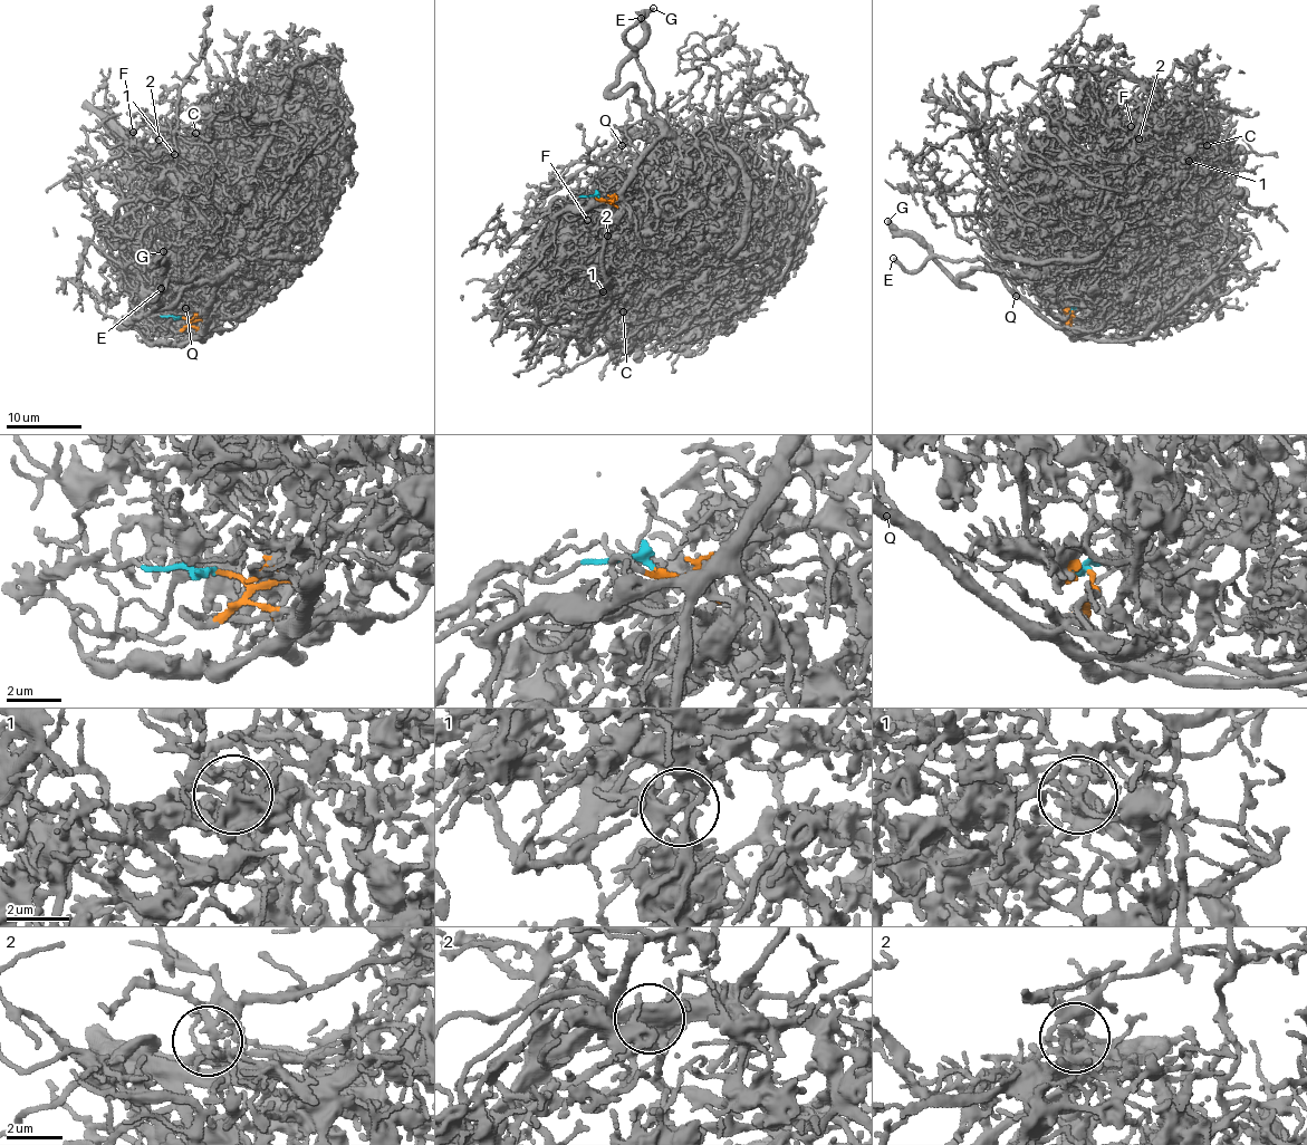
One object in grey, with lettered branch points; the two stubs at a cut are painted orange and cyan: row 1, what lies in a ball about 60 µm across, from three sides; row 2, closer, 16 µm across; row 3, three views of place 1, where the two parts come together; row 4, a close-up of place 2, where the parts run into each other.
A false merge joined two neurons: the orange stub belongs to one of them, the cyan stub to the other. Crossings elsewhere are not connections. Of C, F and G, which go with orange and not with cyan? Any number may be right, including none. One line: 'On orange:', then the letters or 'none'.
On orange: C, F

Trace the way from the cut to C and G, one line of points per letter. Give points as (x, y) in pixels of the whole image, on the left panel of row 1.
C: (181, 317), (198, 329), (169, 147), (195, 133)
G: (181, 317), (135, 321), (149, 342), (176, 343), (205, 323), (211, 280), (167, 281), (163, 251)

